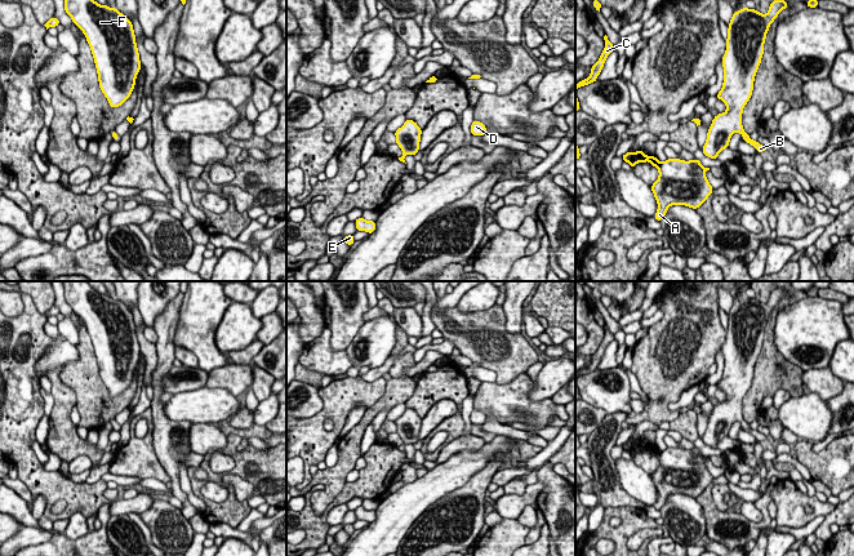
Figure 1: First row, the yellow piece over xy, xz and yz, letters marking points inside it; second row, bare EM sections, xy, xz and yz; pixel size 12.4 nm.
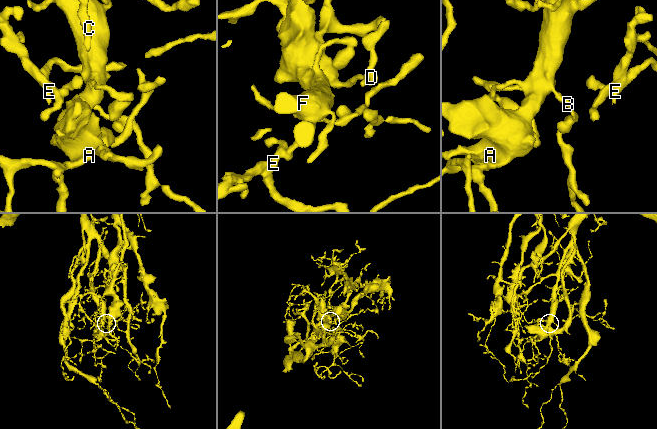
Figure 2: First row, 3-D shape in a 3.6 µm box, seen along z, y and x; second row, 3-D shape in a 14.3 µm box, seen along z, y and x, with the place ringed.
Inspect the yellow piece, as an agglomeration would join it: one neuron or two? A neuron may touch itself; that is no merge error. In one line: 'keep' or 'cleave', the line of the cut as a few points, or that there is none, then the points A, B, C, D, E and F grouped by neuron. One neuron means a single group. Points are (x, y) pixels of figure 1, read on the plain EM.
keep | no cut | A B C D E F

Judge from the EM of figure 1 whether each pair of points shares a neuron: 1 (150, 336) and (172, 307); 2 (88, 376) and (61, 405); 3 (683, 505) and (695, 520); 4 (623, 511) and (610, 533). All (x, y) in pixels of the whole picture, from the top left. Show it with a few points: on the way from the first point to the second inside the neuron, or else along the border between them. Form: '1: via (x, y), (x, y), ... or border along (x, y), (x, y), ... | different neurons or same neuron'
1: border along (152, 328), (156, 334), (155, 343) | different neurons
2: border along (66, 363), (59, 378), (75, 394), (76, 404) | different neurons
3: via (684, 508), (692, 516) | same neuron
4: via (625, 517), (625, 524), (617, 532) | same neuron

